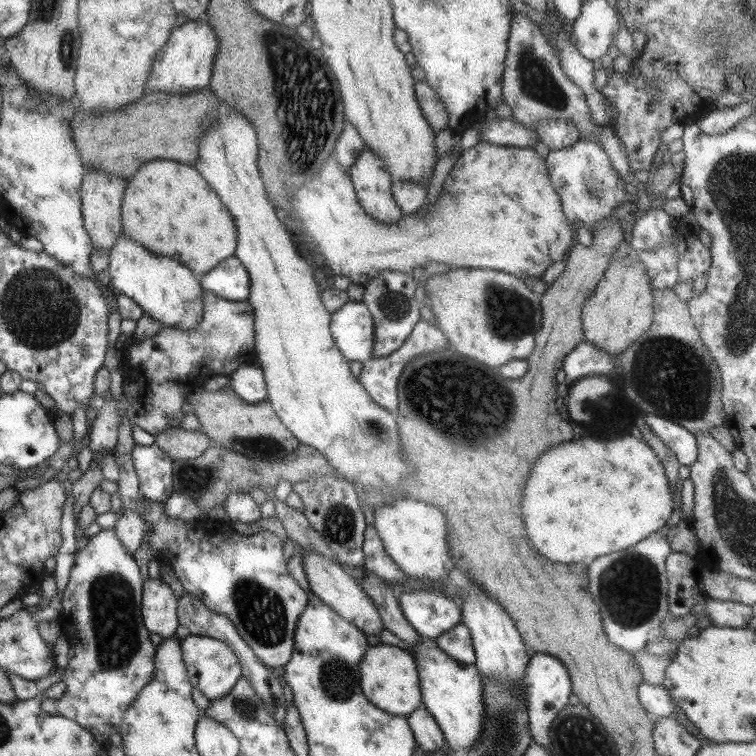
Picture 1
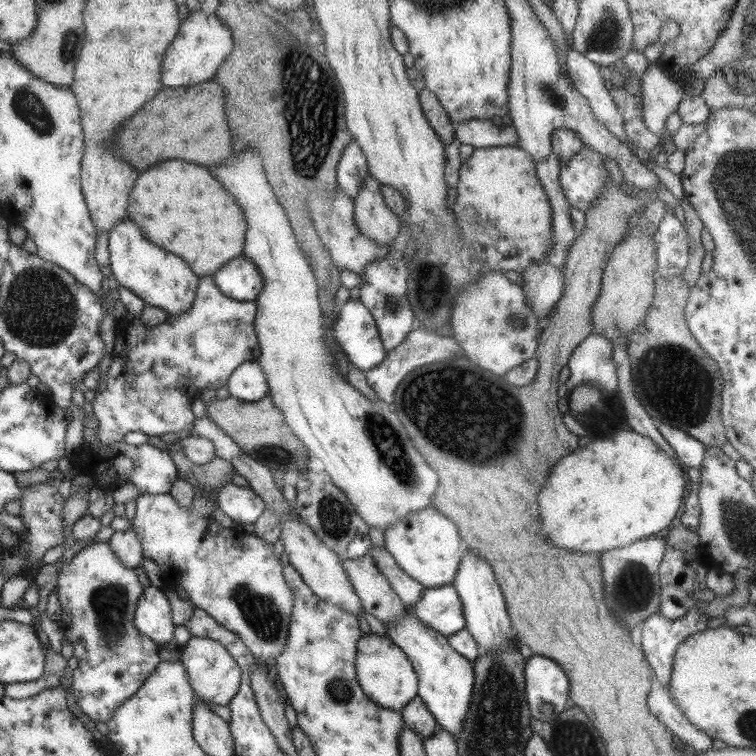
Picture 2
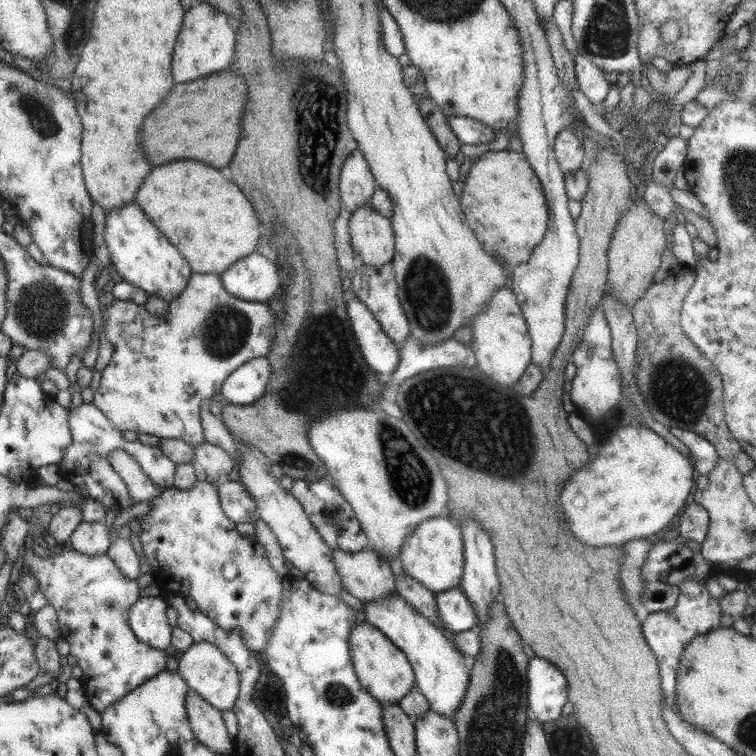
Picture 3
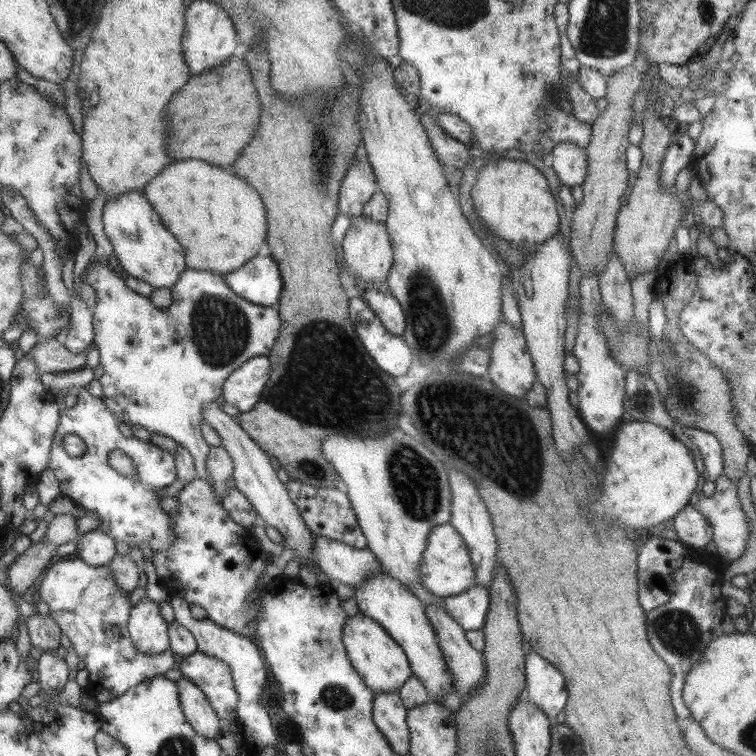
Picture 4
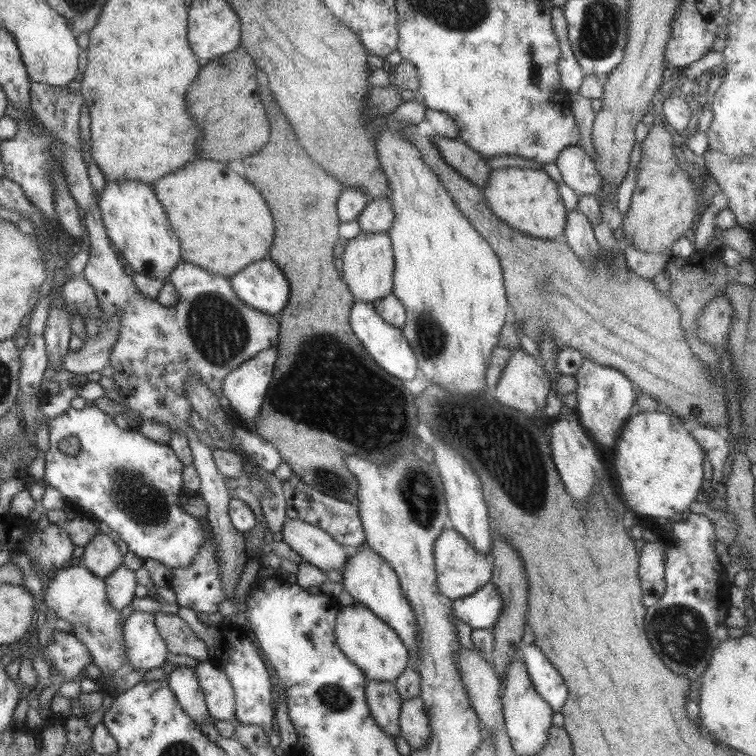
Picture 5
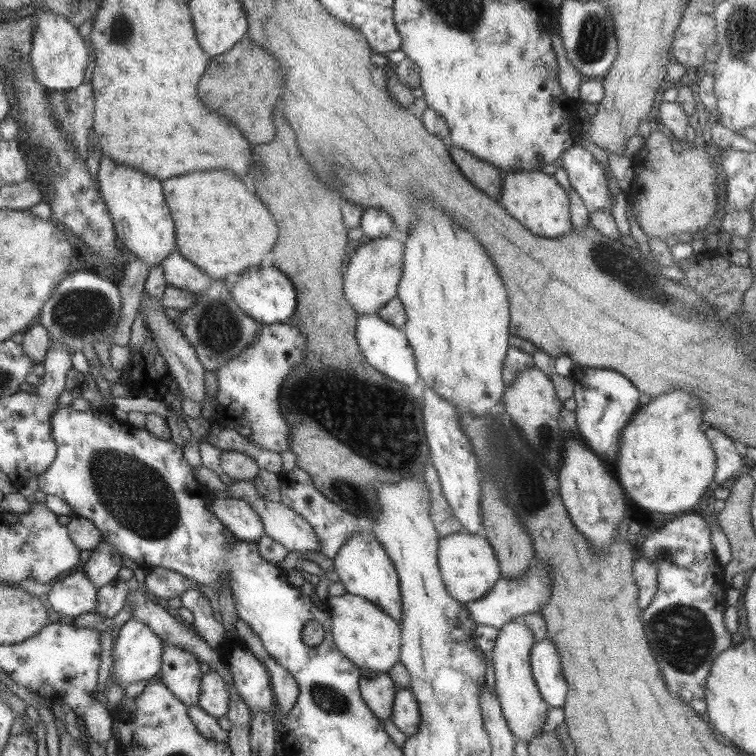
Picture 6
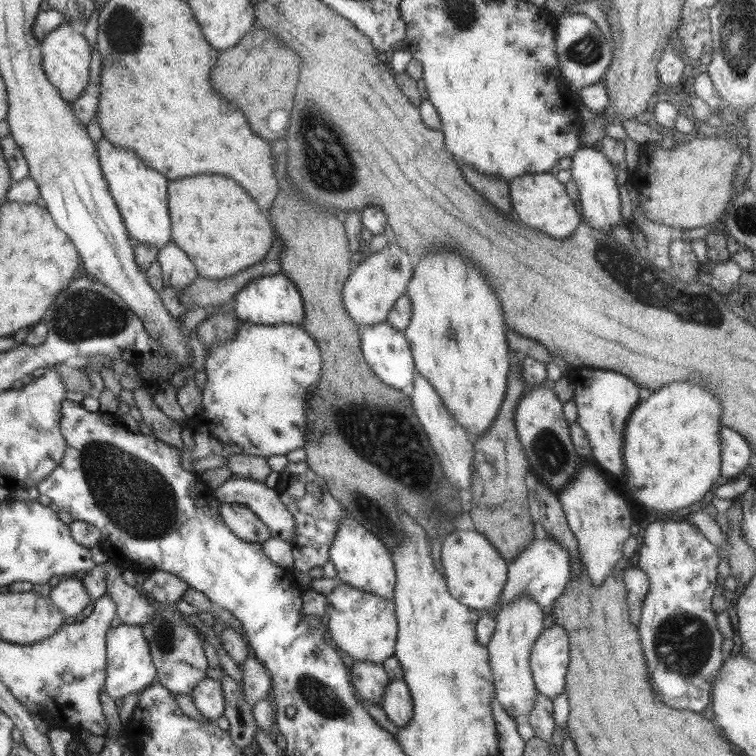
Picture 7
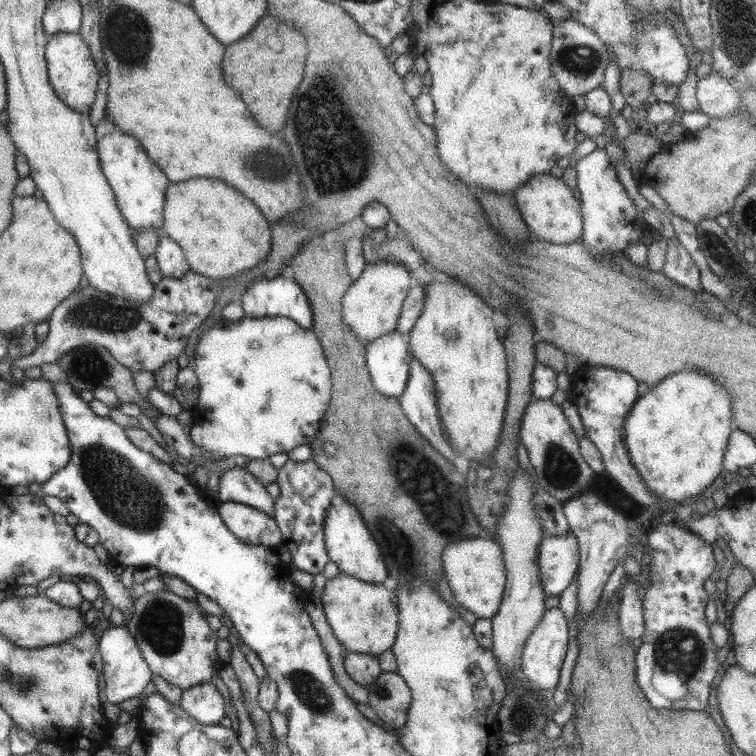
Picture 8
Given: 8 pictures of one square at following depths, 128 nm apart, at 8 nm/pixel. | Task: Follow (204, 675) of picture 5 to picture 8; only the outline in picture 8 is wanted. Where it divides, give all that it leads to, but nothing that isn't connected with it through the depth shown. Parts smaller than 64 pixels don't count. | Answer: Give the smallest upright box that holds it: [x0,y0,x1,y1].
[179,682,225,725]

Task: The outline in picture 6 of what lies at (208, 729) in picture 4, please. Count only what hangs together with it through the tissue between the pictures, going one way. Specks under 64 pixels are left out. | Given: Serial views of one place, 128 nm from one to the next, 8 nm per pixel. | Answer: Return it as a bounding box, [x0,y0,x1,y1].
[156,640,203,707]

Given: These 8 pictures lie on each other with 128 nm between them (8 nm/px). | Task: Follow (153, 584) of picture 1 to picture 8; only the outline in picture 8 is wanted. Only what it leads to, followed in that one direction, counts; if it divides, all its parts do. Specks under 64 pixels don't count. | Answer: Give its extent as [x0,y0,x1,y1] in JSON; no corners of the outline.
[98,625,151,704]

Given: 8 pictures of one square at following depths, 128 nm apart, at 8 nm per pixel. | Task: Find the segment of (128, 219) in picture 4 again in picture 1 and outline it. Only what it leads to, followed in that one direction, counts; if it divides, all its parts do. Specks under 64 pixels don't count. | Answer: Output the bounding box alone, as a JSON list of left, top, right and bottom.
[108,234,204,330]

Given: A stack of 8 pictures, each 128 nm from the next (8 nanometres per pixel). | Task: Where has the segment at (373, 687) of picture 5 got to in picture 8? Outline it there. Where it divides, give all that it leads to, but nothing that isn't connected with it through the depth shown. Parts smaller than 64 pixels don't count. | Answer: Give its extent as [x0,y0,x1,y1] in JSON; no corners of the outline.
[342,652,382,689]

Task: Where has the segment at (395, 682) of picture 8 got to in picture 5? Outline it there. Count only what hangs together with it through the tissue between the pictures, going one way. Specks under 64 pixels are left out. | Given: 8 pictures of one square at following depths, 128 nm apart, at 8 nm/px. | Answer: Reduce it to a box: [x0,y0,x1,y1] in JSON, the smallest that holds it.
[399,696,431,750]

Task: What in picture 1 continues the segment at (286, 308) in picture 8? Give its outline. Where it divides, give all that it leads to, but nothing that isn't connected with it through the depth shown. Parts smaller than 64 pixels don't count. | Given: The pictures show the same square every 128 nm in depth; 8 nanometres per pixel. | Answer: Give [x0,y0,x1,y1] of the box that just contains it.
[199,256,249,302]

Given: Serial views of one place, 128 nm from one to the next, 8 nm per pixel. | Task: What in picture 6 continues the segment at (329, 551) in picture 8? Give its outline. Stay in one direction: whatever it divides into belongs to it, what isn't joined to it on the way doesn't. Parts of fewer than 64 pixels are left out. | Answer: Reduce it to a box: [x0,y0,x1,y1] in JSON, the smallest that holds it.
[333,530,401,623]

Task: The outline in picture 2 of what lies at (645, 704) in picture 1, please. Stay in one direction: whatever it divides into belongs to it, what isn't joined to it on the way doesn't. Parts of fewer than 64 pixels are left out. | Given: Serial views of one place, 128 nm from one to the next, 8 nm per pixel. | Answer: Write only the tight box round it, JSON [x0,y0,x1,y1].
[646,688,716,752]

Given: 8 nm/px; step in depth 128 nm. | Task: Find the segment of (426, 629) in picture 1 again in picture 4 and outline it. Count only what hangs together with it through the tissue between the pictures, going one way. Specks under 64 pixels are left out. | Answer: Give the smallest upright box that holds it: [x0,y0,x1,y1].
[443,585,489,631]

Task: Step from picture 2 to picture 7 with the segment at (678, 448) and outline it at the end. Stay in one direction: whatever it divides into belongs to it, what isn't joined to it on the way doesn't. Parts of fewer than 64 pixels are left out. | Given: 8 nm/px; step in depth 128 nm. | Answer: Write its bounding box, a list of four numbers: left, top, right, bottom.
[718,425,750,478]

